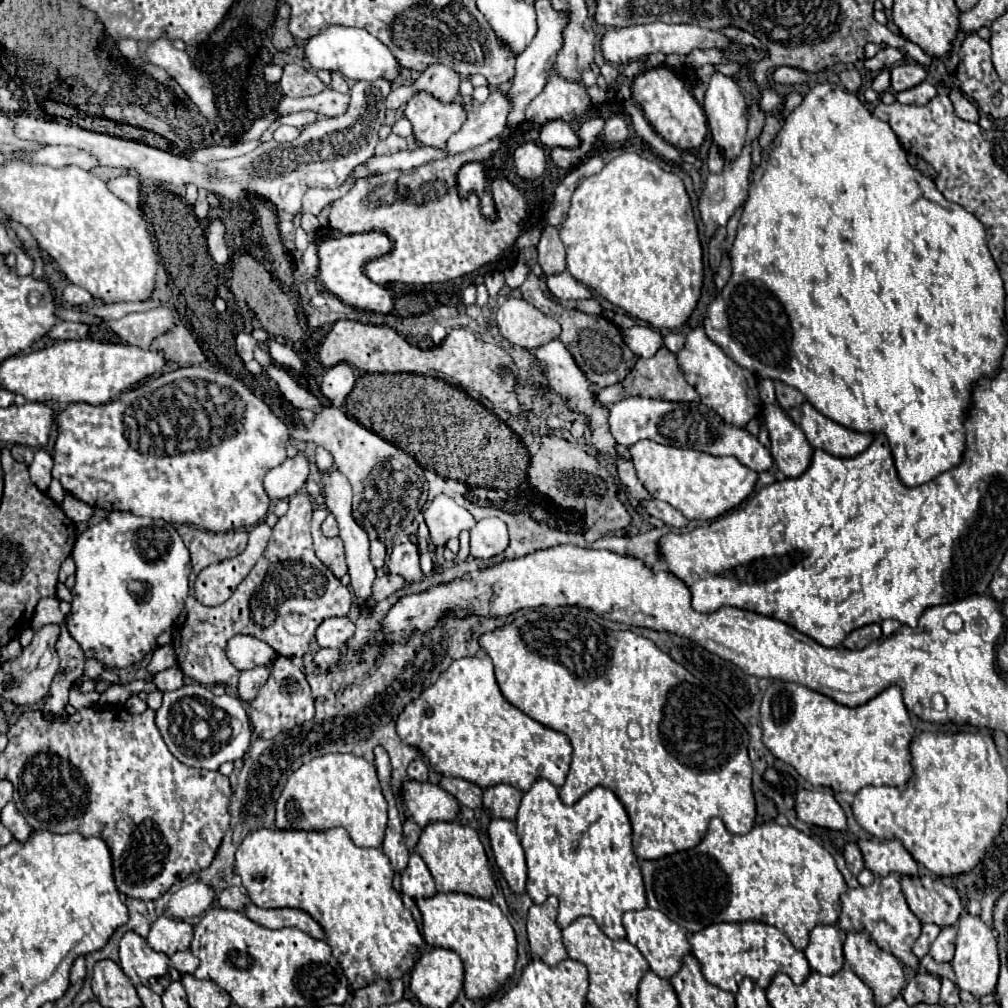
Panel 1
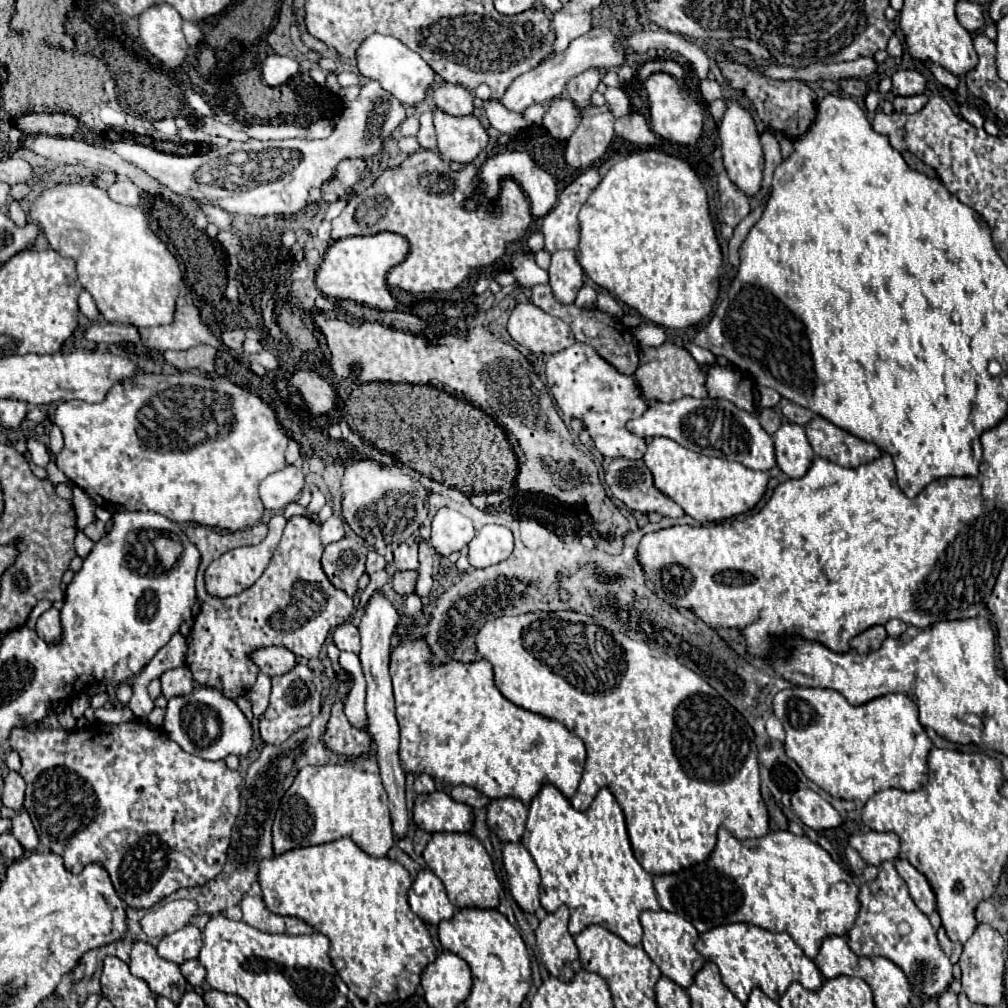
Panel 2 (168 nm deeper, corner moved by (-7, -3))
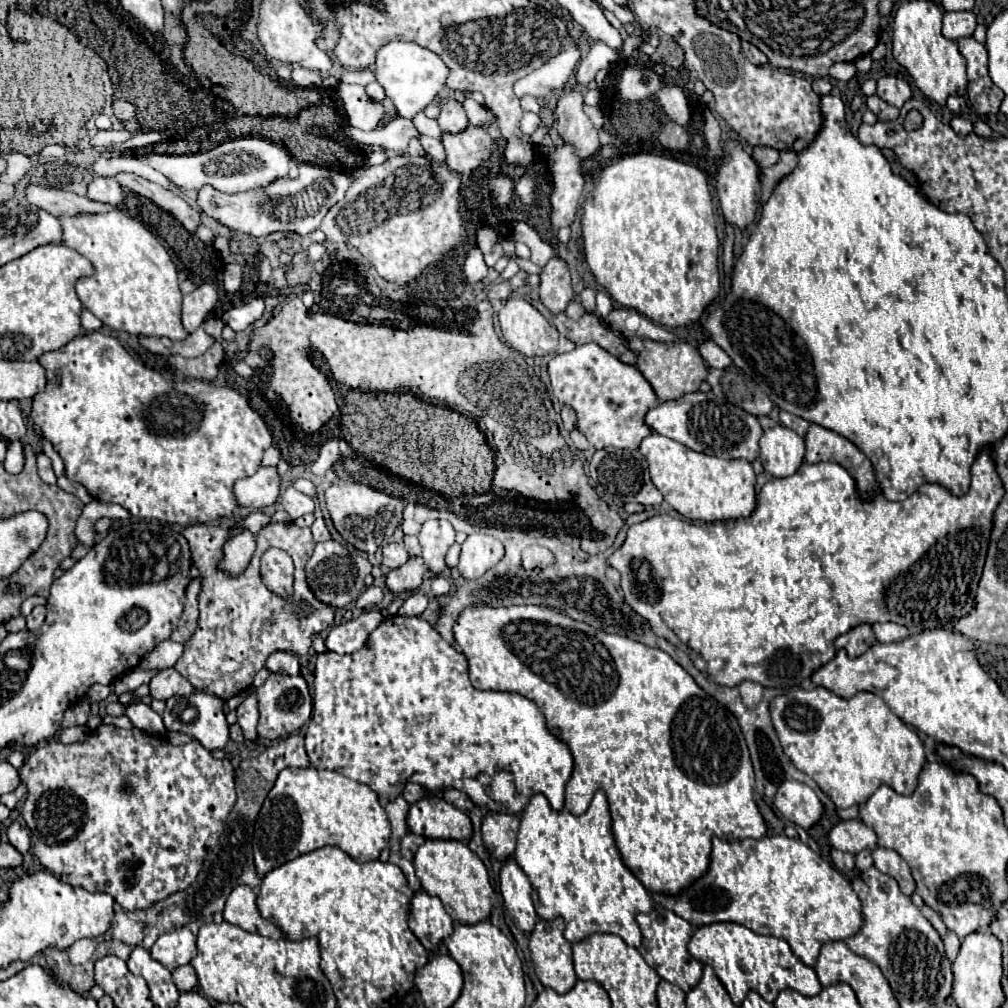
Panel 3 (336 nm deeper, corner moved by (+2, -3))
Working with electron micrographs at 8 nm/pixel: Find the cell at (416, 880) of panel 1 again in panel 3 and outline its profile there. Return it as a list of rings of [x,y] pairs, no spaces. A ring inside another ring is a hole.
[[[425,891],[415,893],[410,901],[409,928],[421,945],[433,953],[449,933],[453,933],[453,919],[445,911],[439,897],[431,897]]]

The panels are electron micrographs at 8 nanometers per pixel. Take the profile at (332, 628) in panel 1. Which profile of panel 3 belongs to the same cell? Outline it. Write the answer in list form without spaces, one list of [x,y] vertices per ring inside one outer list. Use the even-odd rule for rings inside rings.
[[[367,609],[363,611],[357,619],[351,619],[347,623],[341,623],[337,627],[333,627],[325,639],[327,643],[327,649],[329,651],[335,651],[339,655],[345,655],[345,653],[355,653],[359,651],[369,633],[373,629],[377,629],[377,625],[383,621],[383,613],[379,609]]]

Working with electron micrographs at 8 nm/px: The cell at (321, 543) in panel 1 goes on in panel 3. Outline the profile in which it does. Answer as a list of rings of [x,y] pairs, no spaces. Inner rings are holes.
[[[325,541],[315,545],[315,553],[311,555],[305,573],[307,573],[307,585],[313,591],[313,595],[321,603],[333,609],[341,609],[347,607],[351,601],[355,601],[365,591],[365,577],[371,573],[371,563],[367,561],[365,555],[351,555],[337,541]]]

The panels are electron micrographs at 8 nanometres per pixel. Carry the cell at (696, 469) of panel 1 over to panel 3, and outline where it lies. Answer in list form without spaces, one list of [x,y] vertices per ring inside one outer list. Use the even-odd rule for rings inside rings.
[[[651,433],[641,441],[641,455],[647,459],[651,479],[663,499],[693,521],[727,521],[749,517],[755,509],[755,473],[749,461],[719,459],[715,455],[697,453],[669,437]]]

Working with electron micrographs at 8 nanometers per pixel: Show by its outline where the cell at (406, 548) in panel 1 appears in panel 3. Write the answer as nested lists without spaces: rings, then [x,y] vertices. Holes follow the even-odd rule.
[[[385,543],[383,545],[383,567],[387,569],[397,569],[403,563],[407,563],[409,553],[405,551],[403,545],[399,543]]]

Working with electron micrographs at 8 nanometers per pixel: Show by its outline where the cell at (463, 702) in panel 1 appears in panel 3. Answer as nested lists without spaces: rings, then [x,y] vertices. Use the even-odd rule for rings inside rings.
[[[391,615],[387,617],[367,639],[367,643],[361,647],[361,651],[353,653],[353,655],[338,655],[333,651],[325,651],[317,655],[315,661],[315,681],[313,681],[313,717],[307,725],[305,731],[305,749],[307,749],[307,757],[311,761],[313,767],[317,769],[331,769],[337,771],[349,779],[361,781],[365,785],[369,785],[379,797],[385,797],[387,801],[393,801],[395,797],[401,795],[403,787],[407,781],[421,785],[427,791],[437,791],[437,789],[461,789],[463,793],[467,793],[471,797],[471,801],[479,807],[485,807],[489,811],[495,813],[511,813],[511,815],[519,815],[523,811],[523,807],[529,803],[529,797],[541,793],[547,797],[551,809],[561,811],[563,809],[563,791],[565,785],[571,777],[573,771],[573,757],[569,747],[559,741],[557,737],[553,737],[545,725],[545,717],[539,711],[539,707],[519,695],[519,693],[511,693],[505,691],[505,695],[501,693],[493,693],[493,691],[477,691],[467,675],[467,659],[463,653],[459,653],[453,645],[449,645],[425,619],[421,617],[401,617],[401,615]]]

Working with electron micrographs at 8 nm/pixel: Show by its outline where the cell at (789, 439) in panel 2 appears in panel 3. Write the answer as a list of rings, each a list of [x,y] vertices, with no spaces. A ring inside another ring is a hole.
[[[789,427],[767,429],[759,441],[759,457],[773,477],[793,475],[805,457],[805,441]]]

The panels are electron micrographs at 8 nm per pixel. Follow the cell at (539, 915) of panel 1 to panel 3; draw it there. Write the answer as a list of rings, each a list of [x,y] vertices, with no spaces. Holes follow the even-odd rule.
[[[563,919],[539,921],[529,939],[529,951],[539,981],[557,993],[567,993],[577,983],[571,943],[563,937],[563,931]]]

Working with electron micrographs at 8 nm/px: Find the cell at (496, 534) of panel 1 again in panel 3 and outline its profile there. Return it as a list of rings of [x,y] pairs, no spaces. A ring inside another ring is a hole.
[[[471,533],[463,543],[457,569],[465,579],[469,581],[477,579],[495,563],[499,563],[503,553],[505,553],[503,545],[495,537],[483,533]]]

